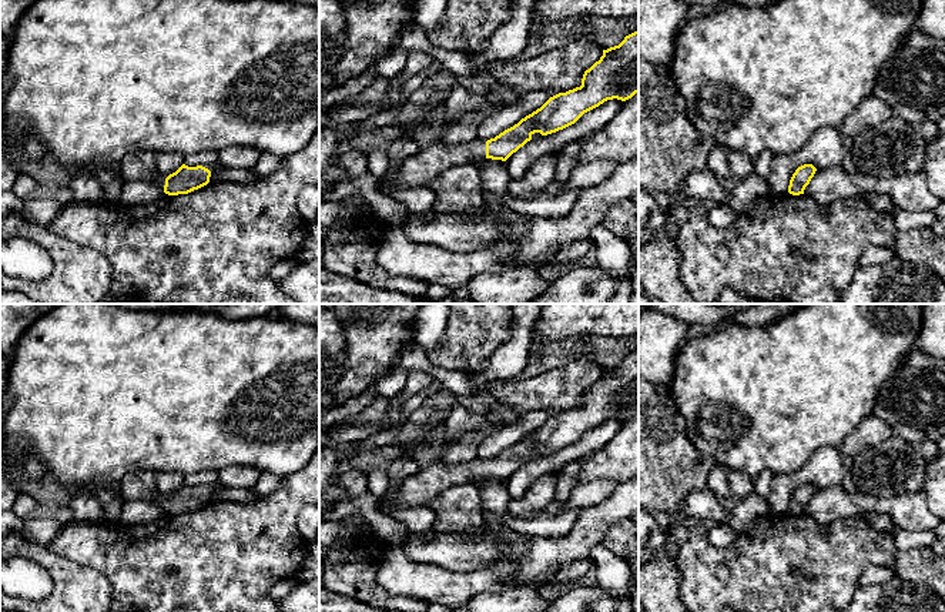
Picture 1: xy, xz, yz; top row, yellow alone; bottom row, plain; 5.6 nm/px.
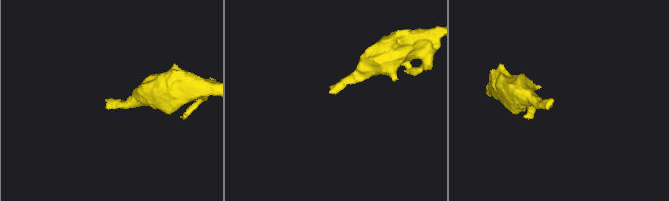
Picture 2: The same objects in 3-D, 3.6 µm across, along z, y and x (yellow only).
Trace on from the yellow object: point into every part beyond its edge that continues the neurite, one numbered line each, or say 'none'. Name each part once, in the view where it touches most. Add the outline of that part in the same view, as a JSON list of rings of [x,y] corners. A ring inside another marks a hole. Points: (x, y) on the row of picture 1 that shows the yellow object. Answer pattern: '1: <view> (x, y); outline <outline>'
1: xz (418, 170); outline [[[442,140],[428,144],[401,164],[395,187],[425,187],[429,181],[452,165],[473,164],[486,158],[486,141],[472,141],[446,146]]]

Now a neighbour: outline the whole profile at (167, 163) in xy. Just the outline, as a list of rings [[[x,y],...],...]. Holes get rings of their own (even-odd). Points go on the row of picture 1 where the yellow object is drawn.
[[[157,153],[157,170],[167,178],[170,174],[175,173],[182,164],[184,157],[177,153]]]

